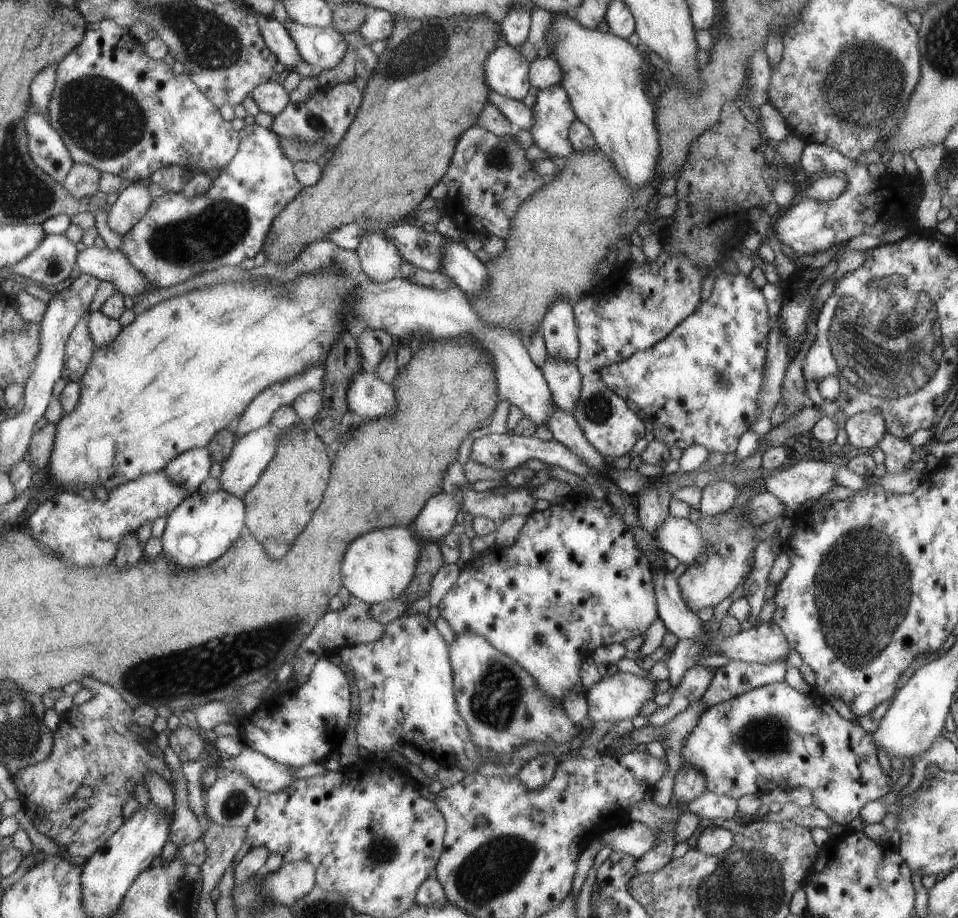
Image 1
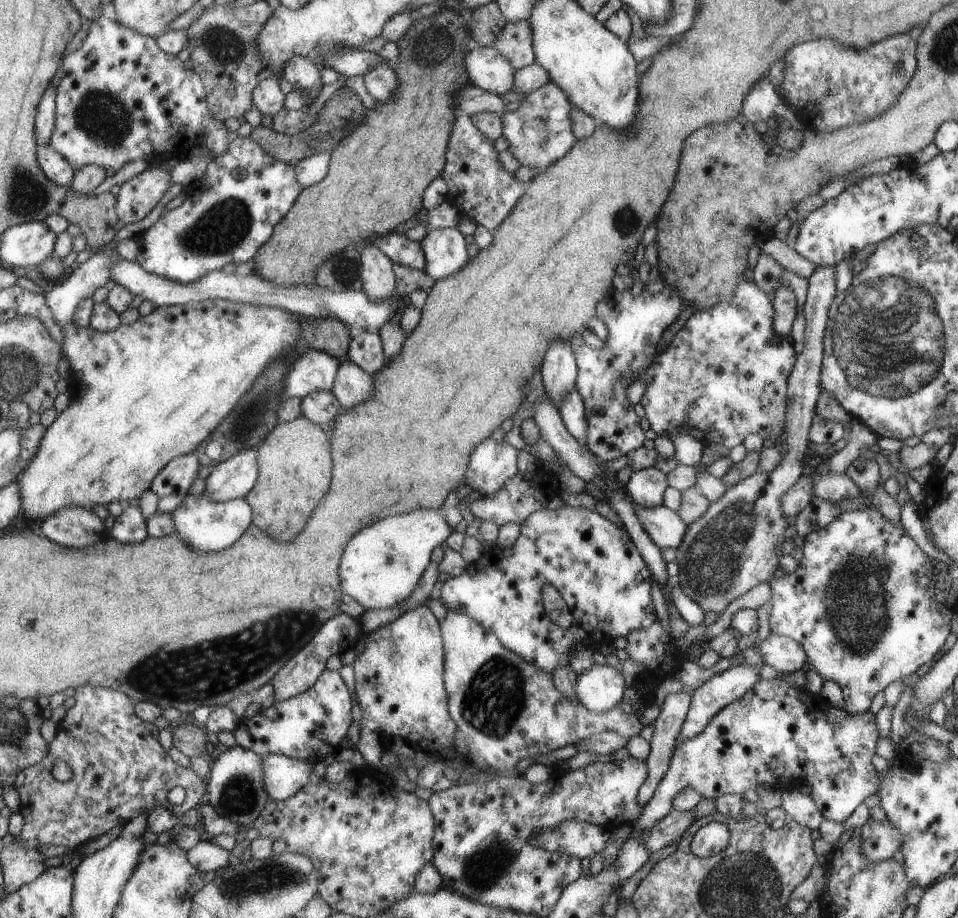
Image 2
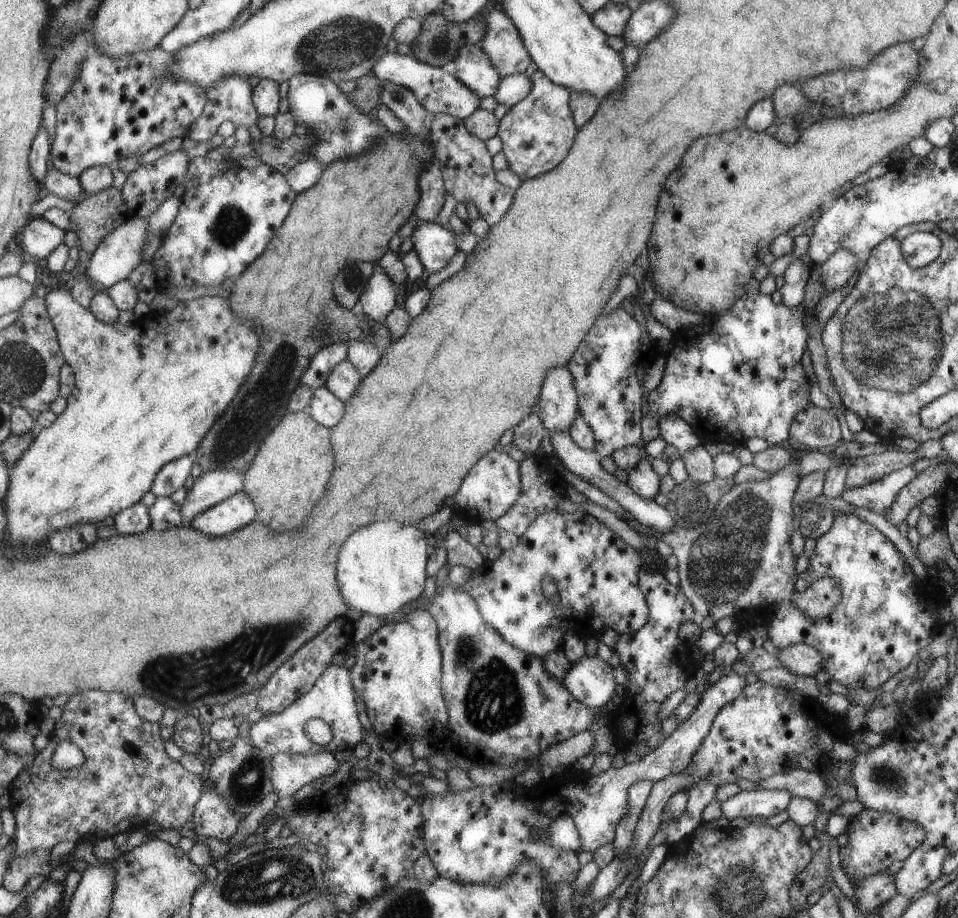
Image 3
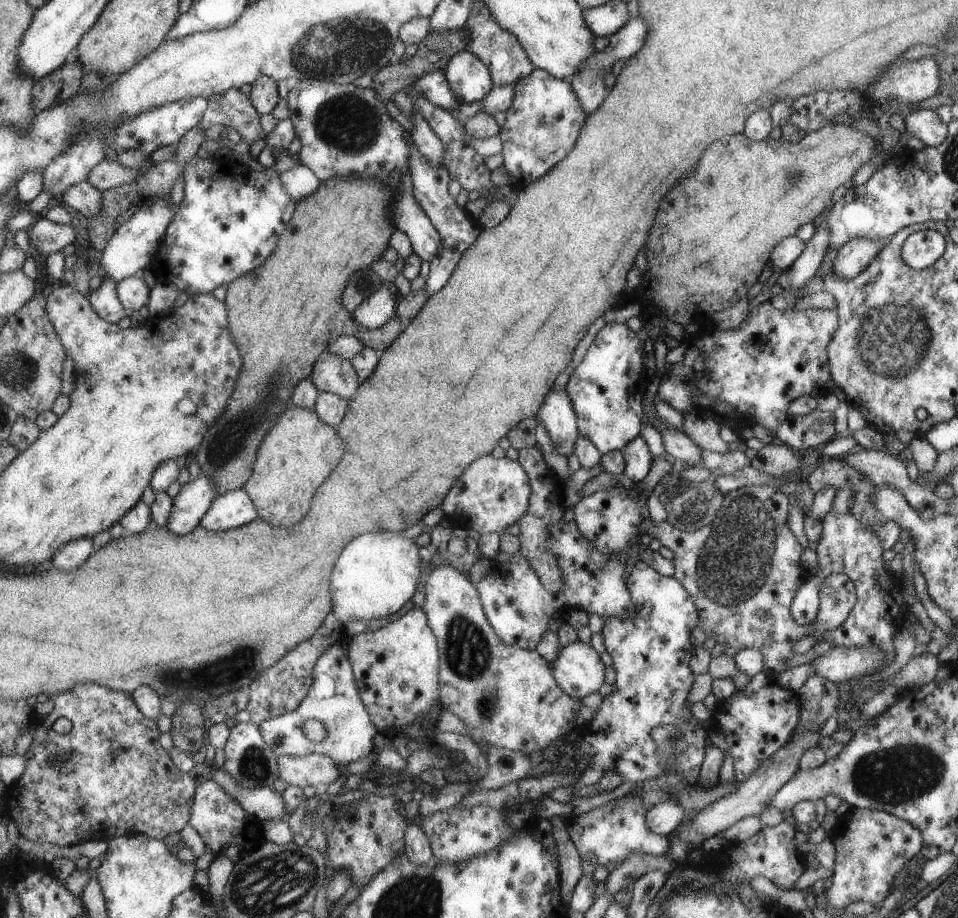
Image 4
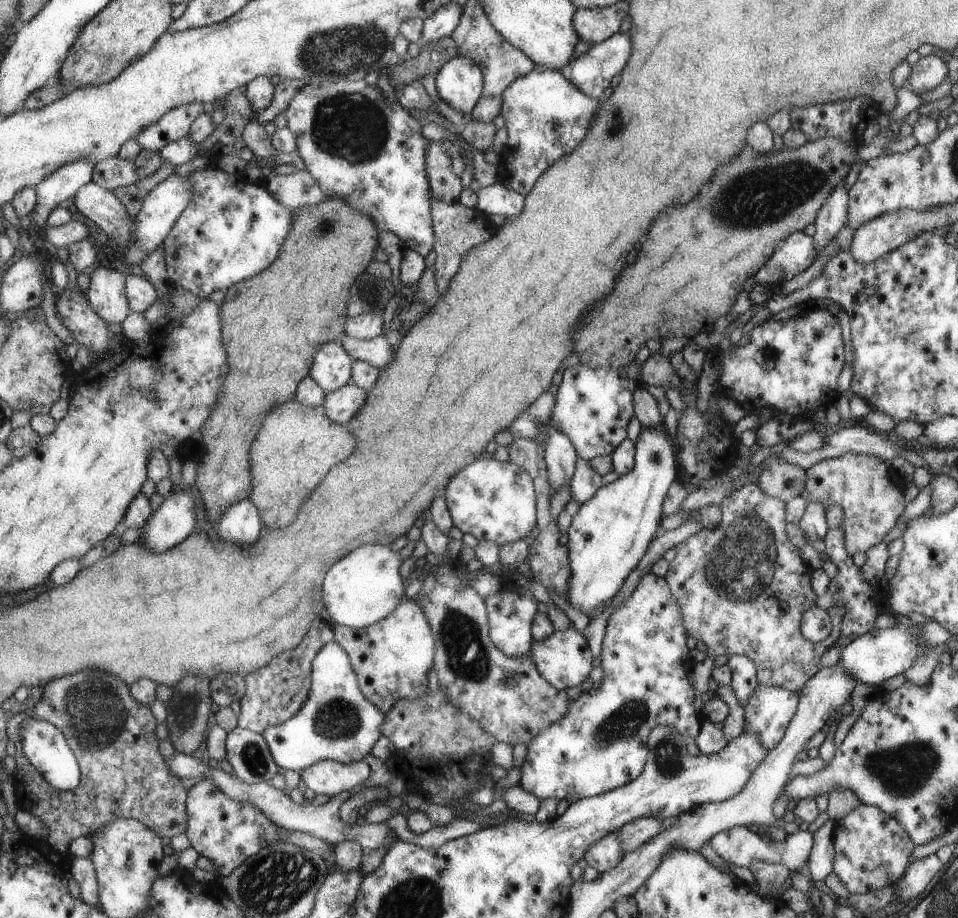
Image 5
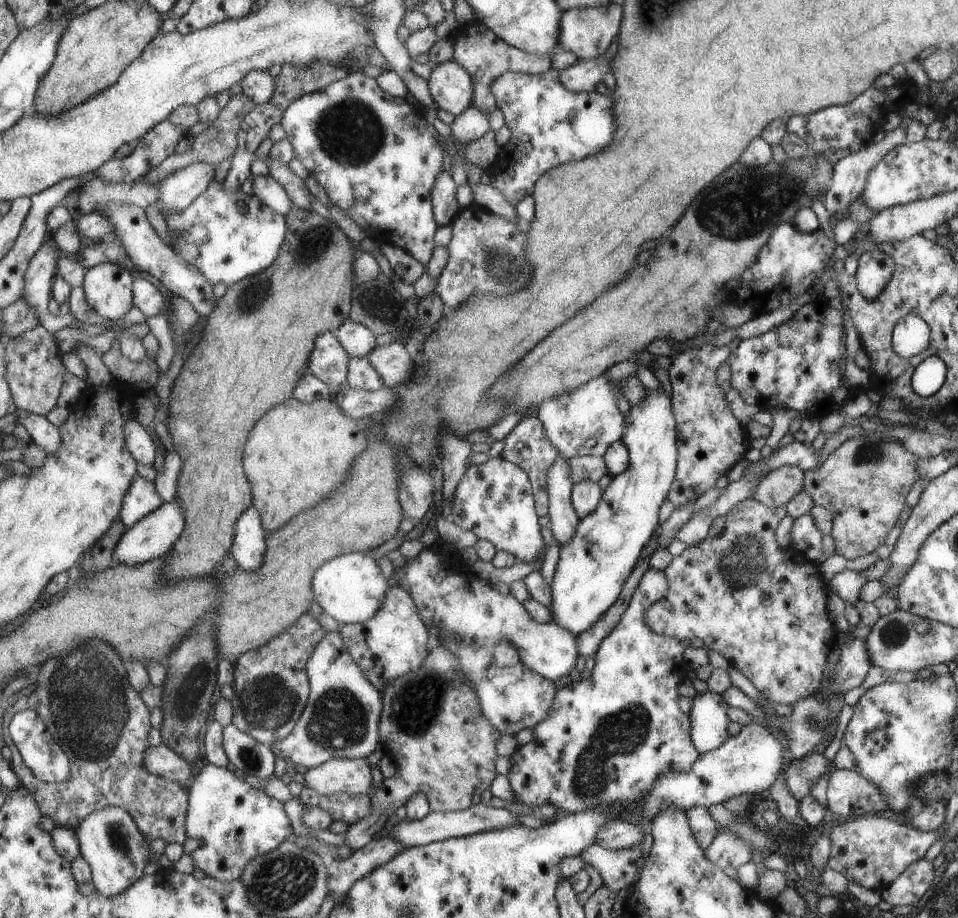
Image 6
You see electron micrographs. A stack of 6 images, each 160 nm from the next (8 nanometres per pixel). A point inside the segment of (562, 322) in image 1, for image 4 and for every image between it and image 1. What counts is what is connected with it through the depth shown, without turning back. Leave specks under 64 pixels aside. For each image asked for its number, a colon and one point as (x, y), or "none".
2: (558, 369)
3: (556, 407)
4: (556, 414)

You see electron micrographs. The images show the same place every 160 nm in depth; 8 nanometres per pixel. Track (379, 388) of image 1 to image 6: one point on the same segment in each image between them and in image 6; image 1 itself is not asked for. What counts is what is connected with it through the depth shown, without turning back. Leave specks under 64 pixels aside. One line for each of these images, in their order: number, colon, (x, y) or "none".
2: (351, 384)
3: (342, 380)
4: (333, 374)
5: (330, 369)
6: (329, 362)

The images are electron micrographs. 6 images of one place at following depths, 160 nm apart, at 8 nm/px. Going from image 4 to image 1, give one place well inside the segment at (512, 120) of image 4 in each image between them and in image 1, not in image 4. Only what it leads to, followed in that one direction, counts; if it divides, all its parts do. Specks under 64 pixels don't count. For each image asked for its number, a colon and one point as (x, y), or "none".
1: (552, 112)
2: (539, 132)
3: (537, 132)

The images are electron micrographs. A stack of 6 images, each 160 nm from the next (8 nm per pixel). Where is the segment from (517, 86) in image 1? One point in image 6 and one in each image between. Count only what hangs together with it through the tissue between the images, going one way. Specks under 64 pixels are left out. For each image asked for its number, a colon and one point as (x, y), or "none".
2: (487, 68)
3: (473, 68)
4: (469, 79)
5: (459, 83)
6: (451, 87)

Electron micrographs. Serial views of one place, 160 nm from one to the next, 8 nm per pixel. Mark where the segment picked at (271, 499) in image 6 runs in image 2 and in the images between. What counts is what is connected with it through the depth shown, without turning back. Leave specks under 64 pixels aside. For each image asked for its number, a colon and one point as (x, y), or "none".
2: (295, 466)
3: (287, 477)
4: (295, 457)
5: (298, 444)

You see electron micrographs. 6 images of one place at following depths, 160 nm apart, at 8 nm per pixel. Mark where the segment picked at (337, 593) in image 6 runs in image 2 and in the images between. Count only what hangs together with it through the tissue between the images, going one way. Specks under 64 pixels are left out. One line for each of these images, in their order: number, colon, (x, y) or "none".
2: (380, 567)
3: (383, 566)
4: (377, 575)
5: (364, 587)

